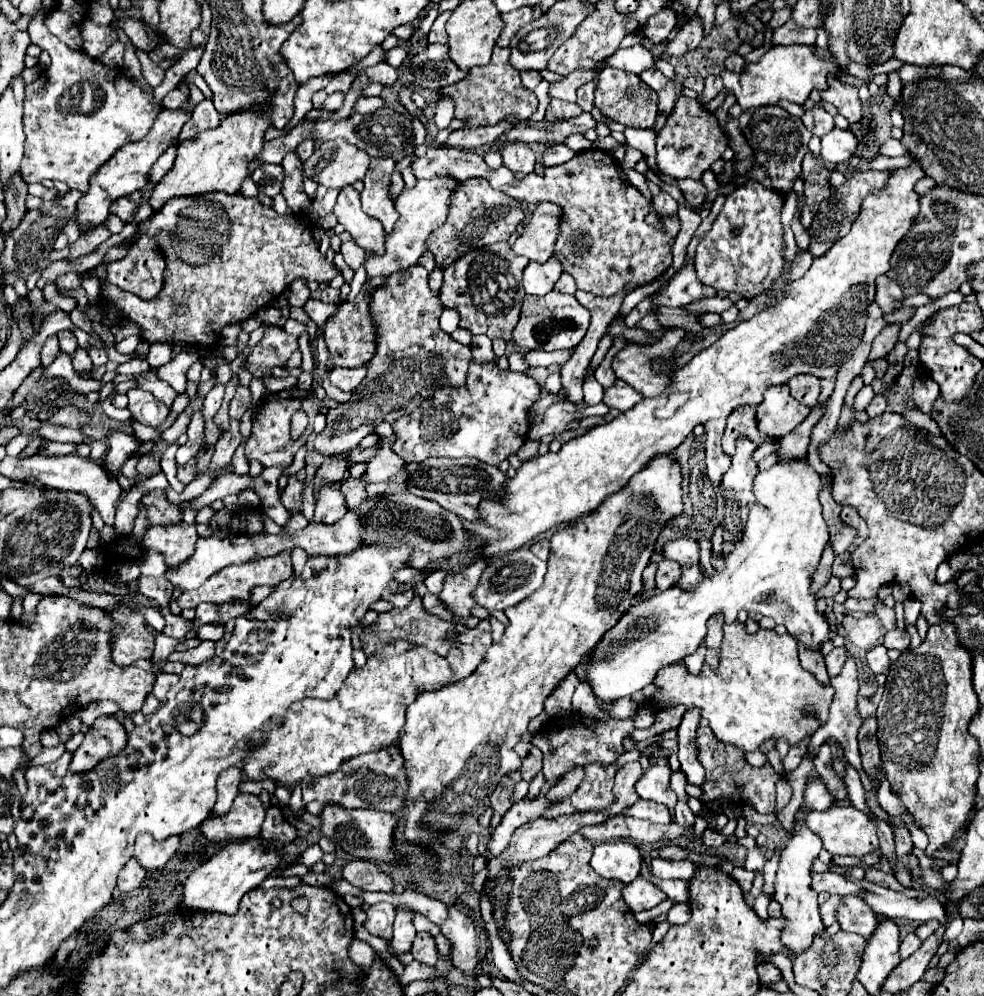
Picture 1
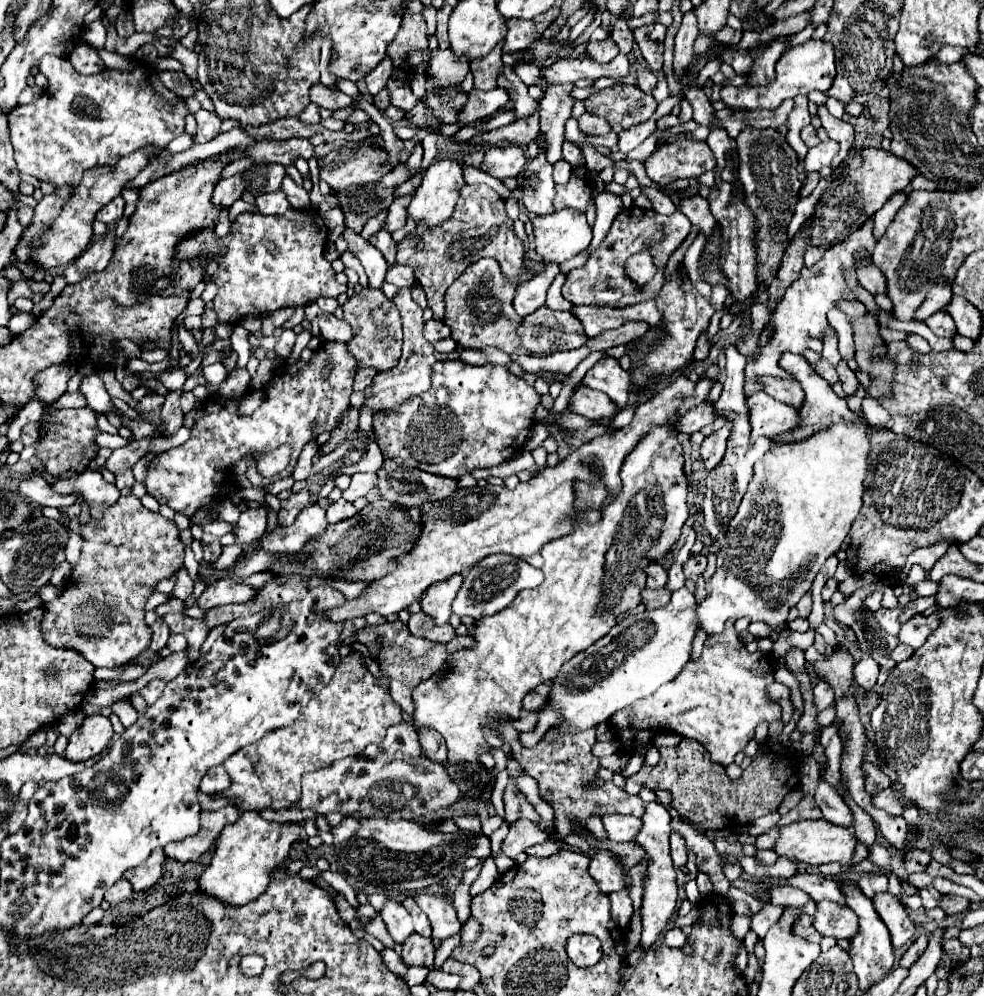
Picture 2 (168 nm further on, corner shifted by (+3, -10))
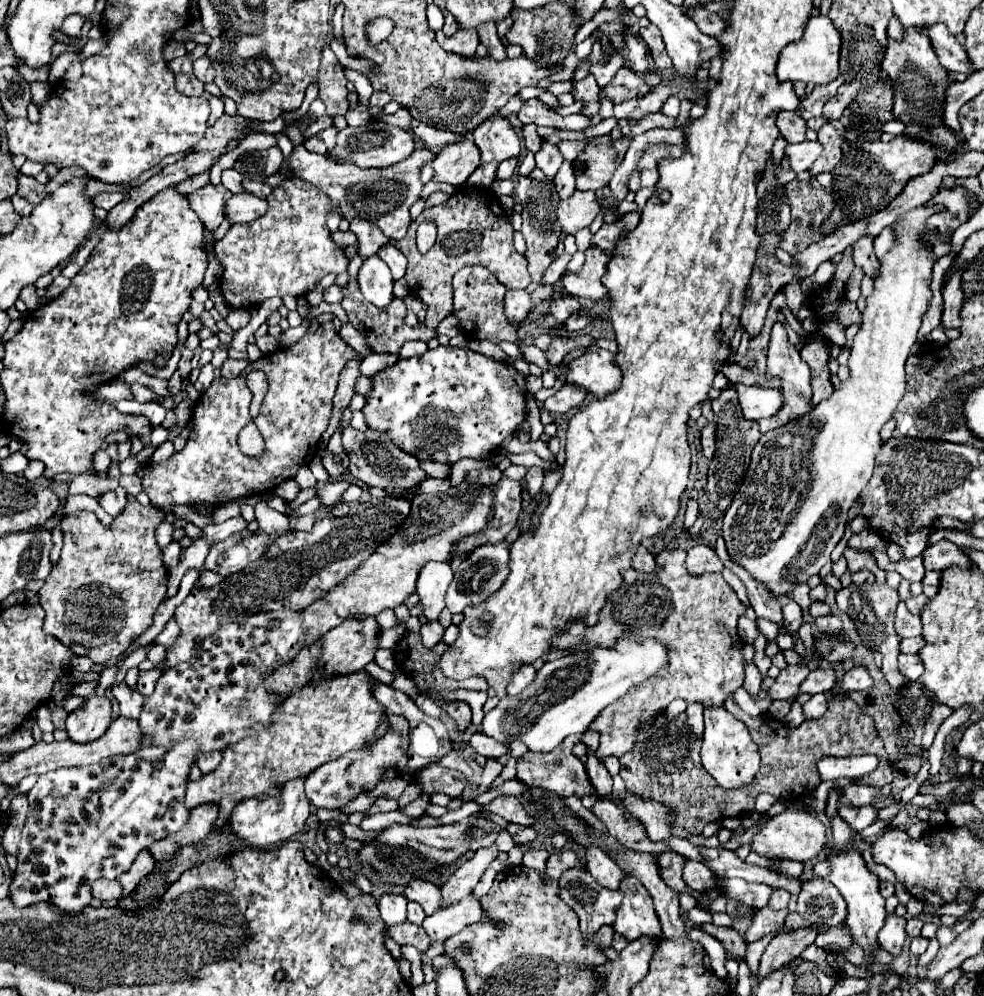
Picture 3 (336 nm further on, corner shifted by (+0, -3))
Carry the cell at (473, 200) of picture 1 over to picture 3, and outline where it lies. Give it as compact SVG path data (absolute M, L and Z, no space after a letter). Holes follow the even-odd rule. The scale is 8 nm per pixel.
M459 189L455 195L449 197L447 203L441 203L441 205L435 205L435 207L427 207L421 211L421 215L411 221L409 225L409 231L407 231L407 237L397 241L395 247L407 257L409 265L407 265L407 273L405 273L405 281L407 281L407 287L411 291L411 295L417 295L425 305L427 305L427 319L425 319L425 325L427 327L437 327L447 315L453 313L453 287L451 287L451 279L453 275L465 267L465 265L483 265L485 269L489 269L497 279L499 283L503 283L507 289L525 289L531 279L529 279L529 271L525 269L525 257L521 253L517 253L513 249L513 227L505 215L505 211L501 209L495 193L491 193L489 189ZM425 219L433 219L437 223L437 241L435 245L427 251L427 253L419 253L417 251L417 245L415 245L415 231L419 227L421 221Z

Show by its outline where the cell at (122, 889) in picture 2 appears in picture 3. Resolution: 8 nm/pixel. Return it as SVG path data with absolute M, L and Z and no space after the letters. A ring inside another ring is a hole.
M97 879L93 885L91 885L91 891L93 891L93 897L95 899L101 899L101 901L107 901L107 899L121 899L121 885L113 879Z

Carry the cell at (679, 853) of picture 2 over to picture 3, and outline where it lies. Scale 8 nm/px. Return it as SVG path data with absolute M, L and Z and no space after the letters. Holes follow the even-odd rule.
M667 851L667 853L659 855L657 863L659 863L659 877L663 879L665 885L669 885L677 893L689 893L689 887L681 879L685 857L681 857L673 851Z

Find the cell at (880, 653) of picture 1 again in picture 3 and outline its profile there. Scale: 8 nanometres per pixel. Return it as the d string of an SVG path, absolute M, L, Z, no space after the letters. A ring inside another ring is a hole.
M851 667L849 671L845 671L843 679L837 681L837 685L831 689L833 695L841 695L841 693L851 693L851 691L867 691L873 687L873 679L867 673L865 667Z

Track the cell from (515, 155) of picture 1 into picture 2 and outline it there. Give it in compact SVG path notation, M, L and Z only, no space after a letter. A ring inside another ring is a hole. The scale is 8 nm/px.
M492 146L486 150L482 170L496 178L518 178L524 170L526 156L518 146Z

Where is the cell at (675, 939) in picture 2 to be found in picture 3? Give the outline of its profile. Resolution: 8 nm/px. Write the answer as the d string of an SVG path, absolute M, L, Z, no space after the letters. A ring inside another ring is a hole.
M691 929L691 931L689 931L689 939L699 941L699 943L705 947L707 955L711 957L711 965L715 967L715 975L717 975L719 979L725 979L725 977L727 977L727 969L725 969L727 953L725 953L723 945L721 945L715 937L711 937L709 933L705 933L705 931L701 931L701 929Z

